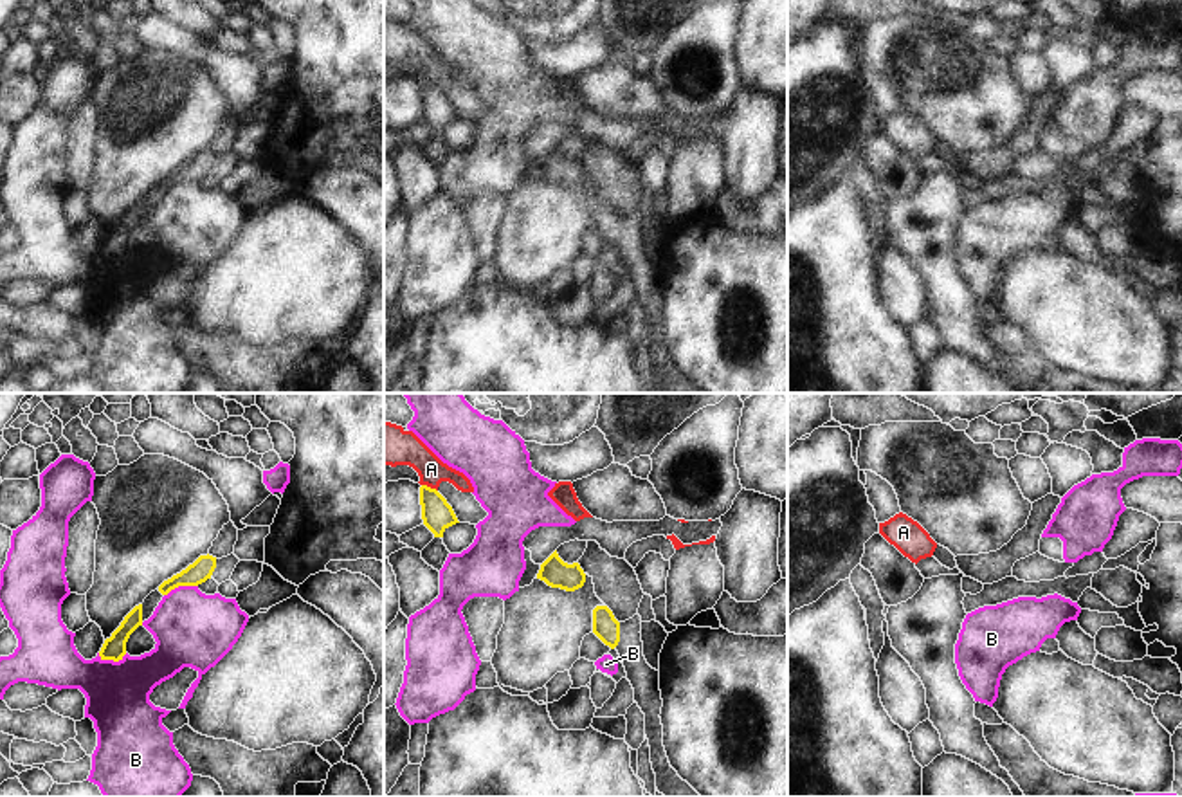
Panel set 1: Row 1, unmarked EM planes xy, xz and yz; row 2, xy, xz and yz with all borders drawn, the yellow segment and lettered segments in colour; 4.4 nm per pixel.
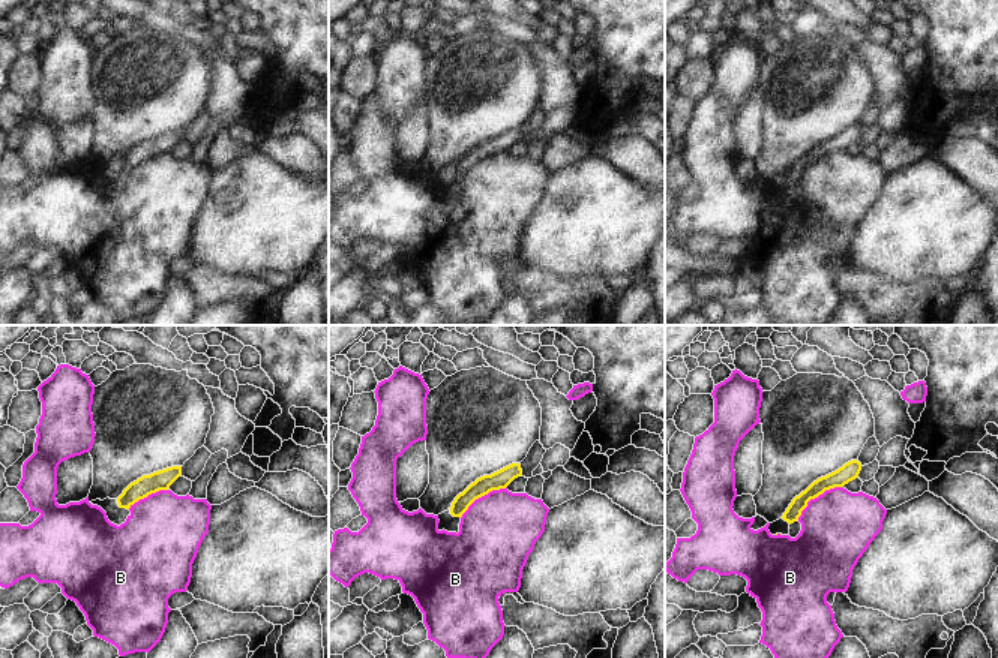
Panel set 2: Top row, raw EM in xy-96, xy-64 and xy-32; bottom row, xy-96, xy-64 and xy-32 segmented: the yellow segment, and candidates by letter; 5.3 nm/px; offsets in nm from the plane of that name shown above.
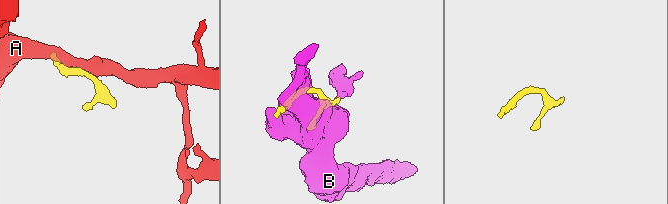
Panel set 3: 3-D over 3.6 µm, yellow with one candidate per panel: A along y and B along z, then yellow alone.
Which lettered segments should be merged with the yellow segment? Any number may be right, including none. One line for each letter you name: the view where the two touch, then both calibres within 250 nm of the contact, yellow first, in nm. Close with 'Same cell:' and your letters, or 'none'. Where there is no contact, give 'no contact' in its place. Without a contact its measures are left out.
Same cell: none

